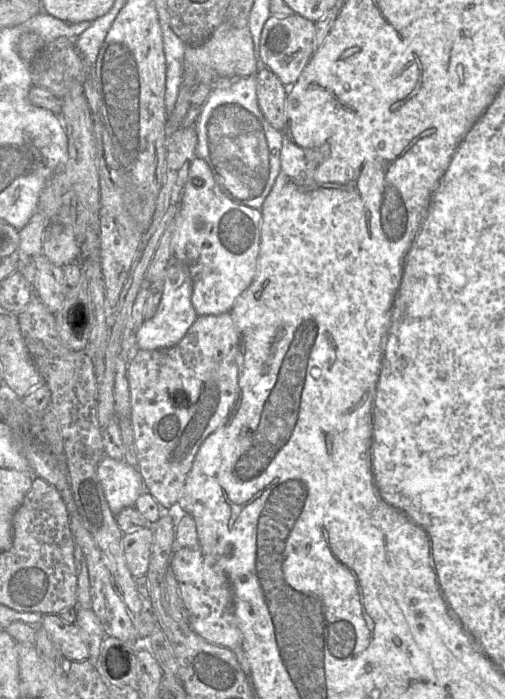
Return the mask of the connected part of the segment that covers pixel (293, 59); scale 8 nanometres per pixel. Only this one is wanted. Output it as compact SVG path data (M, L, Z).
M298 14L286 18L271 15L266 21L260 36L258 59L260 66L272 71L284 86L295 84L314 54L314 22Z

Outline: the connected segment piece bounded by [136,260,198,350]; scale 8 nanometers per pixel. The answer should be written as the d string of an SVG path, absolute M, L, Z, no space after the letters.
M173 260L166 270L163 293L157 312L151 319L144 320L137 332L136 340L139 350L170 348L181 341L198 317L191 303L191 295L192 281L187 268Z

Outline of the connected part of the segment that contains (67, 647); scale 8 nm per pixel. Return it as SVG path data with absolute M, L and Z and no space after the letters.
M43 614L39 626L45 629L65 659L79 662L89 658L88 637L77 624L68 624L55 614Z

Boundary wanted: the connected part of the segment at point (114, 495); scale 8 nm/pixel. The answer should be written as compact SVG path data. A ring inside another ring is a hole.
M105 456L99 463L97 474L115 516L126 507L134 507L137 498L147 491L139 470L125 461Z

